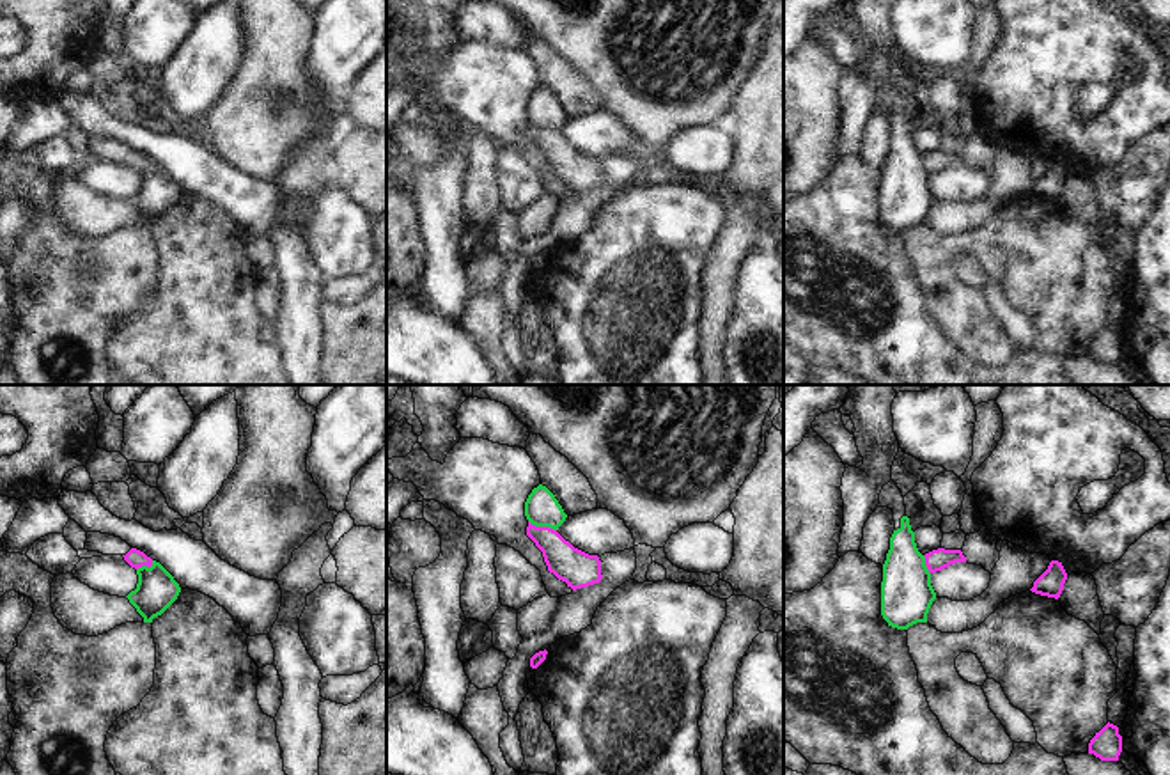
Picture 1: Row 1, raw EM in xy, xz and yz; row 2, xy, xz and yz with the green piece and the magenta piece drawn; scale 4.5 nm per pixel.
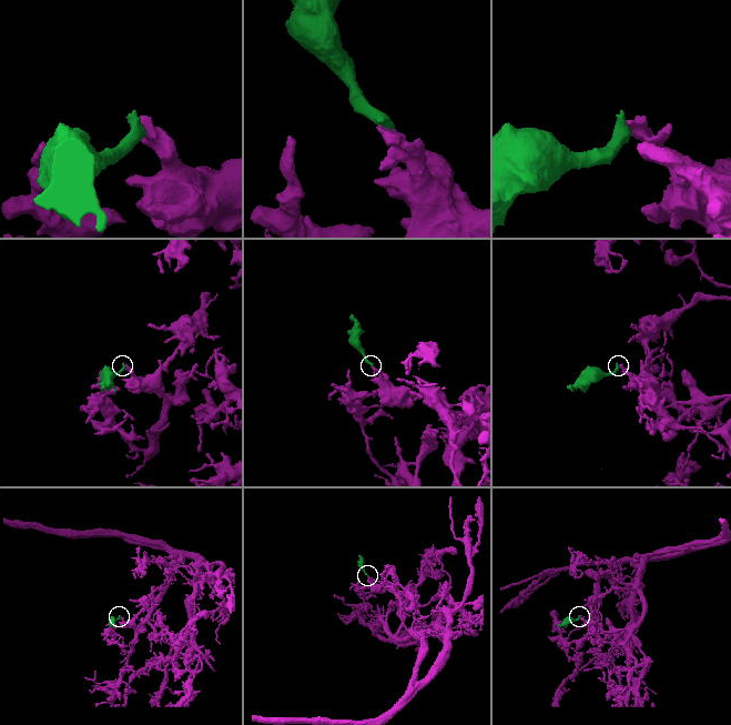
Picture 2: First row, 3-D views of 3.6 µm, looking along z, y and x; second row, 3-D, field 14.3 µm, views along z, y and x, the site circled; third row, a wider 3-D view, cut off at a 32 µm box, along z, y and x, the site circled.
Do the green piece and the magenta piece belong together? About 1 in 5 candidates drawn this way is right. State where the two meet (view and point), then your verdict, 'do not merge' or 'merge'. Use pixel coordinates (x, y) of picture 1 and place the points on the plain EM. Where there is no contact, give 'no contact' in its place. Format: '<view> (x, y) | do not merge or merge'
xz (543, 128) | do not merge

